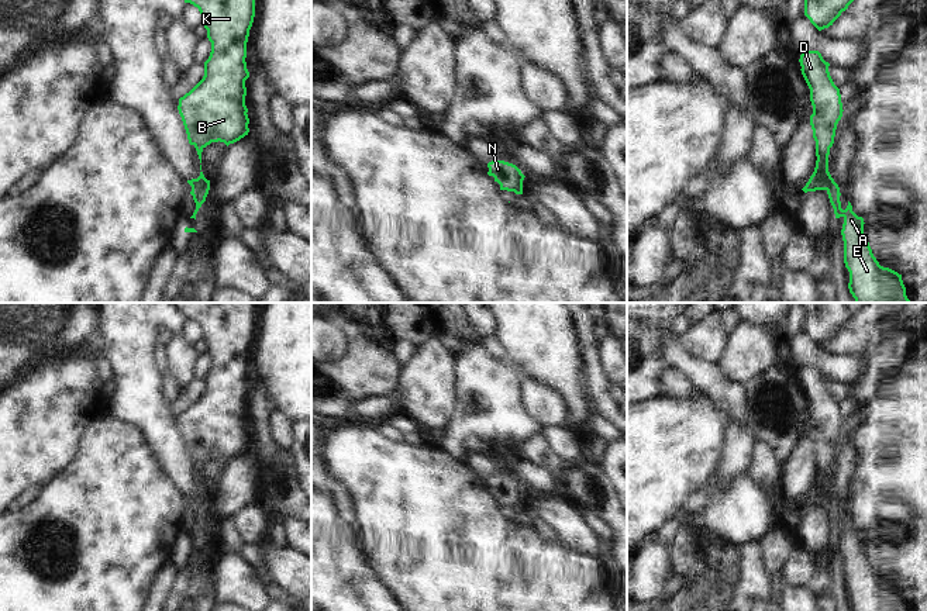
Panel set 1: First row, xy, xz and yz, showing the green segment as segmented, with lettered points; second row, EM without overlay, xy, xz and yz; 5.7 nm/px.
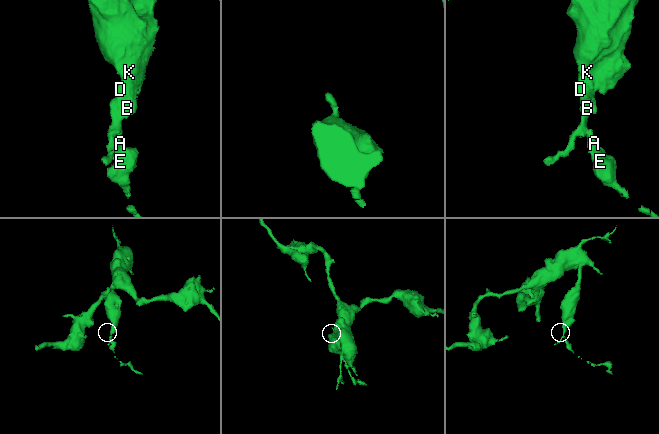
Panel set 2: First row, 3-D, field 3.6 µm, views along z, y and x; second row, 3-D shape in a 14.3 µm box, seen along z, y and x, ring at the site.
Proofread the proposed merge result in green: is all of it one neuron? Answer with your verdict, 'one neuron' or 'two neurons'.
two neurons

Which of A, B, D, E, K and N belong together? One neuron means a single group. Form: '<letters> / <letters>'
A E / B D K N

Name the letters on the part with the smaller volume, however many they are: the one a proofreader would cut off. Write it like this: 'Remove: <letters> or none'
Remove: A, E

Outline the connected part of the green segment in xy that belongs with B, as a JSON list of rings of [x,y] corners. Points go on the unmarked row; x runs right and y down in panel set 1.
[[[172,303],[185,318],[190,318],[199,324],[201,329],[201,341],[207,345],[207,353],[211,358],[211,367],[204,377],[203,394],[183,412],[179,414],[179,429],[182,432],[189,459],[197,466],[200,479],[201,467],[211,458],[224,458],[227,462],[248,451],[249,434],[245,421],[247,403],[245,396],[249,393],[247,384],[247,358],[249,345],[255,332],[255,311],[258,303]]]

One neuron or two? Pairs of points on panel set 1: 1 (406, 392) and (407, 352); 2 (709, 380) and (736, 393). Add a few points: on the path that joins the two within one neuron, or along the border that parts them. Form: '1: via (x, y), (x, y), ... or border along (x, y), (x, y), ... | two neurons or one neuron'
1: border along (416, 348), (416, 352), (402, 365) | two neurons
2: via (716, 382), (729, 393) | one neuron

